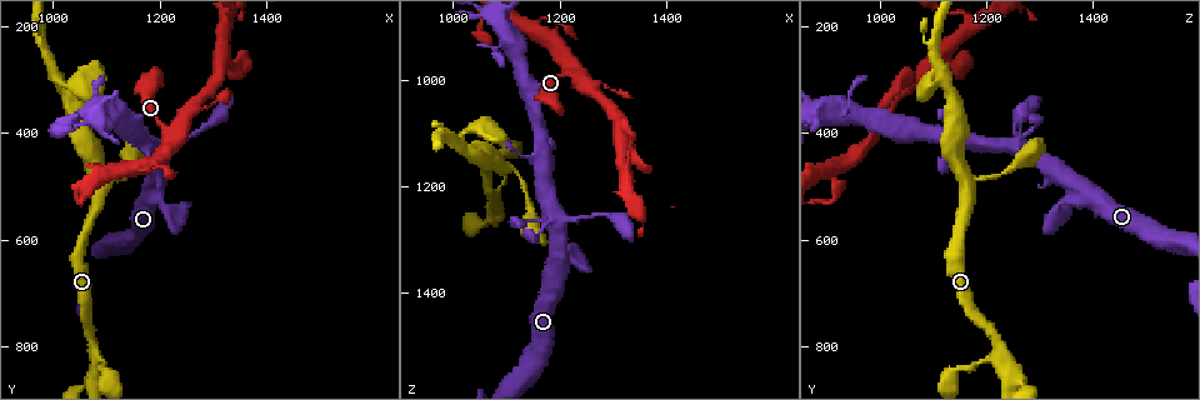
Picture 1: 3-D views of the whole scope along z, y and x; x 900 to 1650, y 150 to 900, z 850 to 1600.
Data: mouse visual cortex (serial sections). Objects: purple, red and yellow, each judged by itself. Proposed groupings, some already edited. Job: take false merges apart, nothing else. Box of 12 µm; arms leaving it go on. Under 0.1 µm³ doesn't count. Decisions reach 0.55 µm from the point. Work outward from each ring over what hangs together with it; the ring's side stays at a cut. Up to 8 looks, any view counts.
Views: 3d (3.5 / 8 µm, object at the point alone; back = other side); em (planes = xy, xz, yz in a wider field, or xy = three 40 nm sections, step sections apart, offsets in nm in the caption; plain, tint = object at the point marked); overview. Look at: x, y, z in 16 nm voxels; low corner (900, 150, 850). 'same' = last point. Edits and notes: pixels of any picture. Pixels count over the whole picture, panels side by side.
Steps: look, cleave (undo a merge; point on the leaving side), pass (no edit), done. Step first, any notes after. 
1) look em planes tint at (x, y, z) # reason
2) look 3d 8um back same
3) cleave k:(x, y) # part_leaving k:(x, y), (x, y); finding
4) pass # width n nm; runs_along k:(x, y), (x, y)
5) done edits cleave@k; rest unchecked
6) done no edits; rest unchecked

look 3d 3.5um at (1080, 815, 1225) # small branch off a trunk

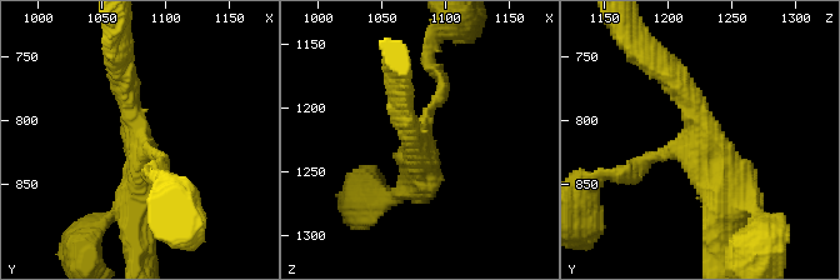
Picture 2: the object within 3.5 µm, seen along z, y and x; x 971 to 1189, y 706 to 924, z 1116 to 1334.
look em xy step 2 tint at (1078, 810, 1220) # arms 3; arm_widths 150, 300, 450 nm

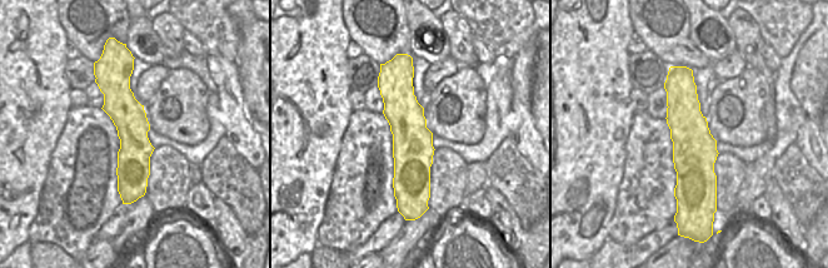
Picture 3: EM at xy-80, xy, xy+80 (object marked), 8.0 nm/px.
pass # width 320 nm; runs_along 3:(400, 69), (412, 184), (420, 199); one cell here

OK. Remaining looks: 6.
look 3d 3.5um back at (1205, 420, 1265) # three-way junction

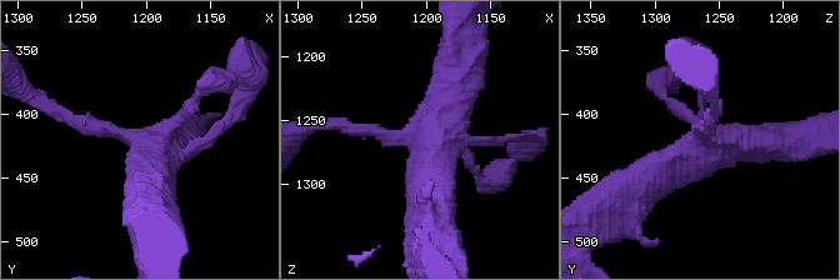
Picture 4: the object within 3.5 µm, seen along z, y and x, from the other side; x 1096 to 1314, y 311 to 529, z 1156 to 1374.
look em xy step 1 plain at (1208, 418, 1262)

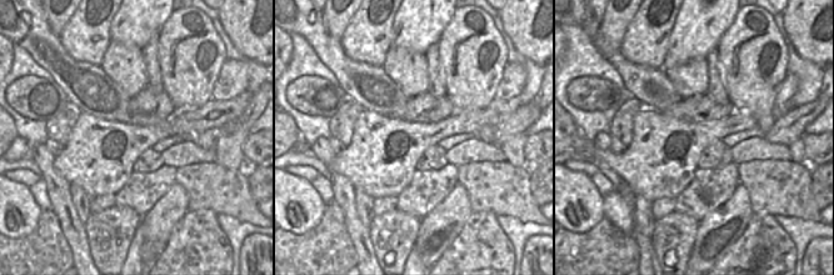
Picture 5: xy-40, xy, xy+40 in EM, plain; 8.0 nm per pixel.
look em xy step 1 tint same # with the object marked

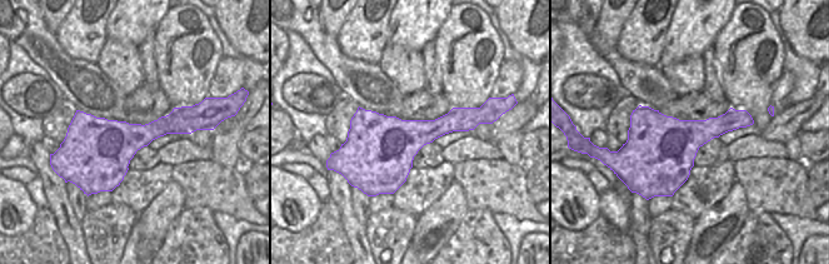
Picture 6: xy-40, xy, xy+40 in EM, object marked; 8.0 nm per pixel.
pass # width 500 nm; runs_along 4:(634, 191), (704, 149), (781, 141); one cell here

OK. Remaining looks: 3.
look 3d 3.5um at (1090, 485, 1165) # thin arm on a thick one

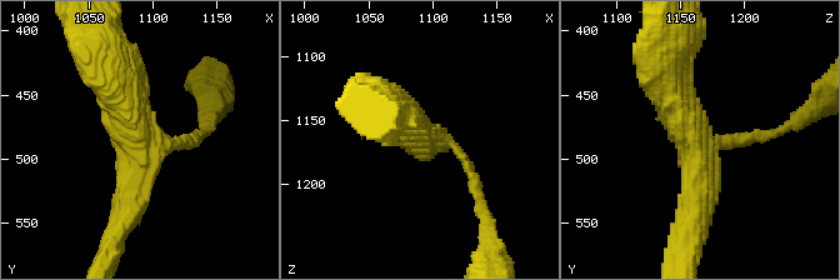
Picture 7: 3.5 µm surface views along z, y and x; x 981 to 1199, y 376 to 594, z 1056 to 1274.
look em xy step 2 tint at (1090, 490, 1164) # arms 3; arm_widths 150, 400, 450 nm; need the tissue

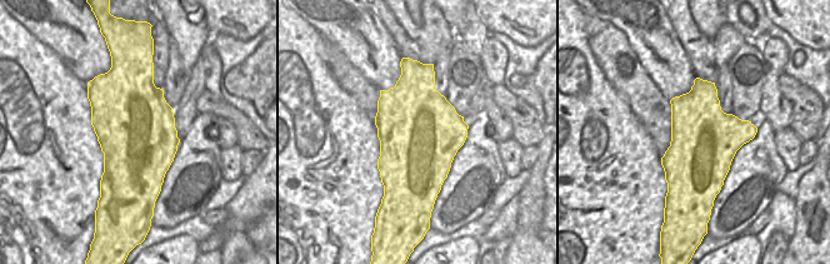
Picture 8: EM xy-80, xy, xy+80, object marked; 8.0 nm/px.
pass # runs_along 7:(689, 228), (698, 146), (666, 78); continuous, no second cell

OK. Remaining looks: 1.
done no edits; rest unchecked

